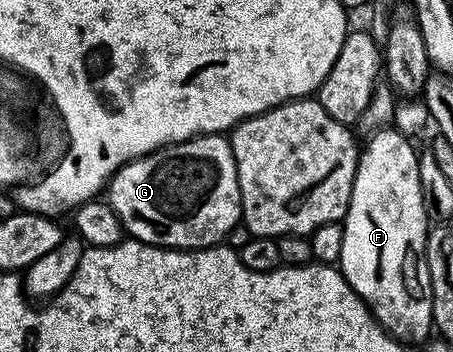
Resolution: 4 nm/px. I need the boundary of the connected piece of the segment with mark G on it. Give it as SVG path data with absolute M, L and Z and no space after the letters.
M224 134L198 135L195 139L188 139L182 143L173 143L170 147L160 147L150 155L139 157L127 165L123 165L109 180L107 188L107 202L114 213L118 215L124 230L140 243L150 243L153 247L171 247L179 251L200 251L206 247L216 247L225 243L227 233L241 223L241 194L239 193L239 177L235 157L231 153L231 145Z

